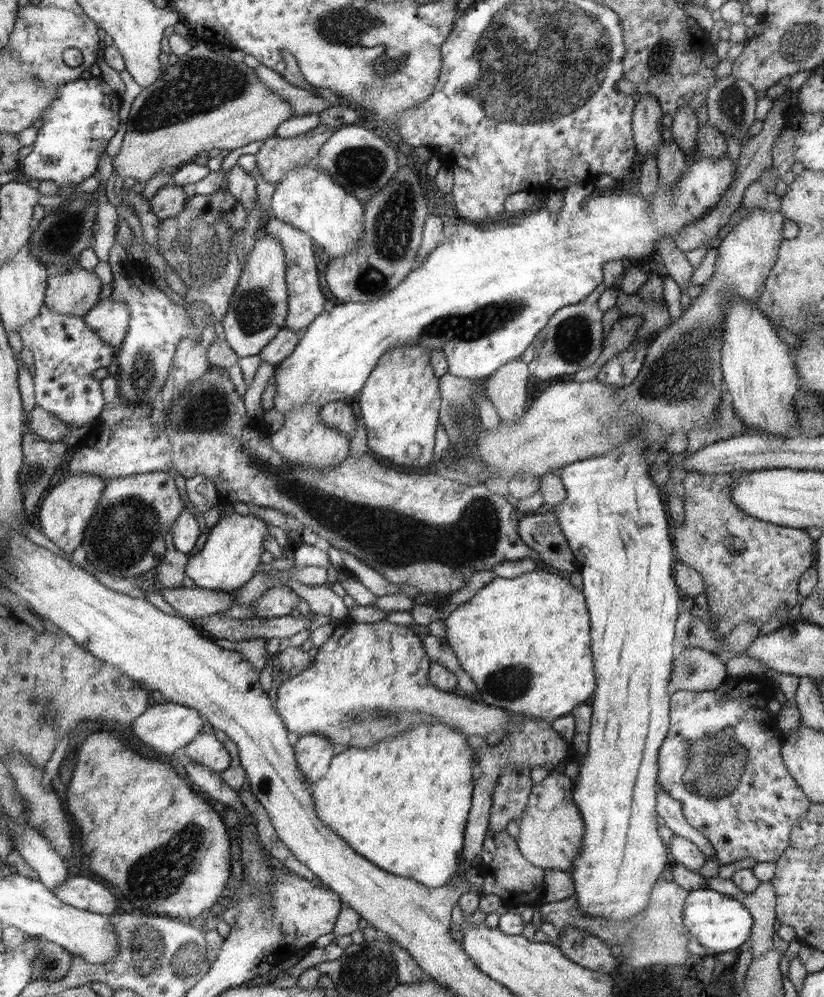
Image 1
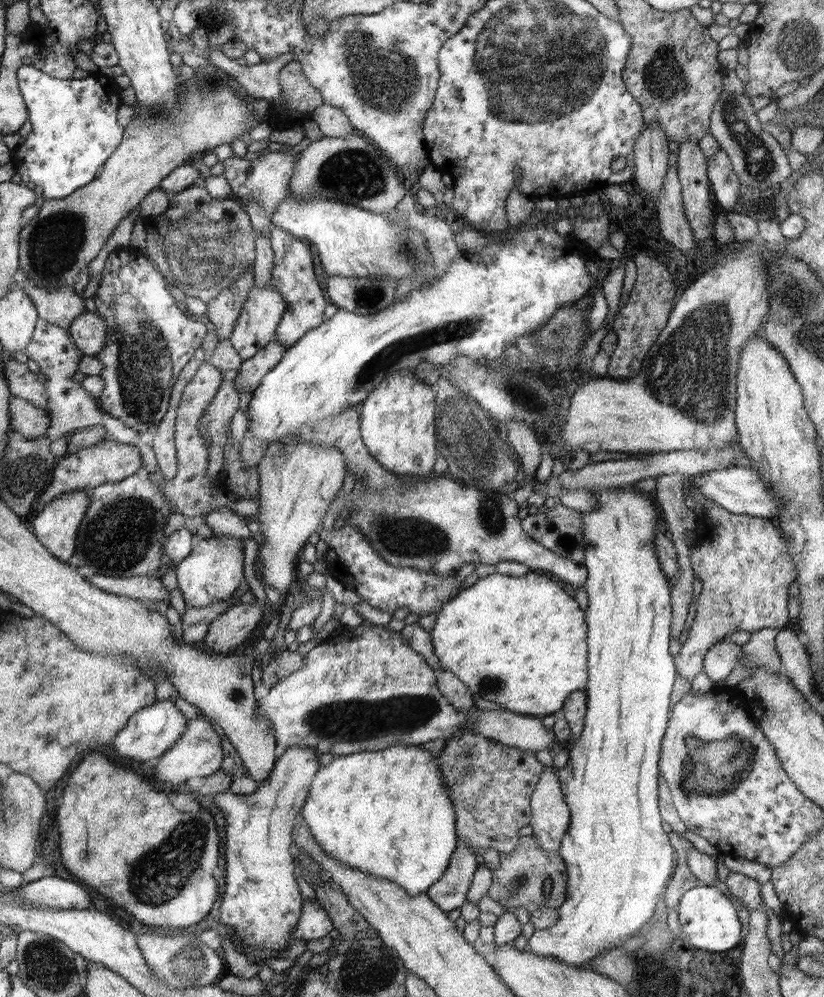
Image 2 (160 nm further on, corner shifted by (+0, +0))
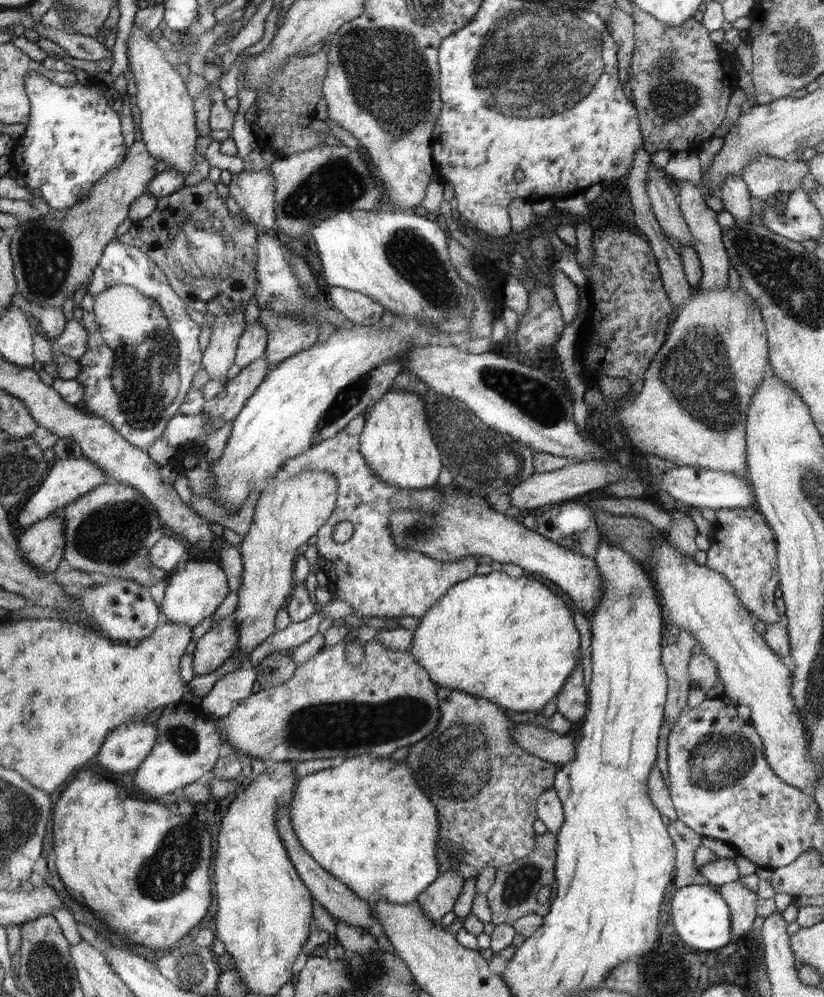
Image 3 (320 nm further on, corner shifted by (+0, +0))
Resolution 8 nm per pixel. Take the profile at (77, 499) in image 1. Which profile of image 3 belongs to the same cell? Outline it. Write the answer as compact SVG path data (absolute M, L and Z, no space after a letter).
M59 509L21 533L19 549L23 551L23 558L39 572L53 572L63 560L66 538L62 511Z

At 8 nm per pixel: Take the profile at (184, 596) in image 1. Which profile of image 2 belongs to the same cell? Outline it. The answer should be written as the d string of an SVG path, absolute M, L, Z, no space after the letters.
M92 574L92 576L85 576L85 578L87 578L87 581L91 582L94 586L99 587L100 590L106 590L110 594L124 595L138 599L142 602L152 603L169 599L170 593L166 591L158 576L120 578Z

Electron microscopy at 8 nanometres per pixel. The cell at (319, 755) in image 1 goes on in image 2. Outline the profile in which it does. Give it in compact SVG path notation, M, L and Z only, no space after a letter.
M293 746L284 751L275 760L271 776L261 782L257 789L249 795L234 794L229 790L219 792L212 798L222 811L226 822L226 842L224 842L224 867L222 878L226 880L226 890L220 906L220 922L224 924L222 932L241 938L243 944L252 948L264 949L275 954L272 963L280 962L286 946L292 941L293 932L297 929L302 906L302 894L298 890L294 860L290 856L292 846L292 828L298 812L302 812L311 792L311 784L319 772L320 755L313 748Z

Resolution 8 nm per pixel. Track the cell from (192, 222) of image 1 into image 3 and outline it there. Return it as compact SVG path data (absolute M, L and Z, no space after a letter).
M210 178L192 186L173 192L170 196L157 197L156 208L142 220L134 221L125 234L116 236L117 240L130 246L138 246L152 260L159 264L168 275L176 294L184 299L188 308L193 308L203 315L211 312L214 316L232 314L237 308L246 309L255 294L256 256L259 256L259 244L256 244L256 228L248 224L244 216L230 216L224 200L218 196Z

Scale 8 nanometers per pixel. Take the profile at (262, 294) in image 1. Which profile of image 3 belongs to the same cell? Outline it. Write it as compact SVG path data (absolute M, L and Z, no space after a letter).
M259 320L250 326L246 325L246 329L238 342L235 364L241 370L246 369L266 354L267 343L268 332Z

